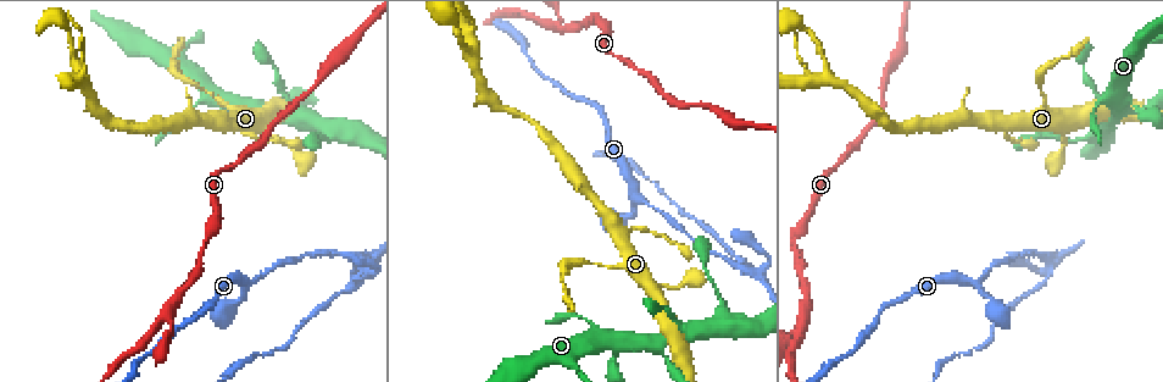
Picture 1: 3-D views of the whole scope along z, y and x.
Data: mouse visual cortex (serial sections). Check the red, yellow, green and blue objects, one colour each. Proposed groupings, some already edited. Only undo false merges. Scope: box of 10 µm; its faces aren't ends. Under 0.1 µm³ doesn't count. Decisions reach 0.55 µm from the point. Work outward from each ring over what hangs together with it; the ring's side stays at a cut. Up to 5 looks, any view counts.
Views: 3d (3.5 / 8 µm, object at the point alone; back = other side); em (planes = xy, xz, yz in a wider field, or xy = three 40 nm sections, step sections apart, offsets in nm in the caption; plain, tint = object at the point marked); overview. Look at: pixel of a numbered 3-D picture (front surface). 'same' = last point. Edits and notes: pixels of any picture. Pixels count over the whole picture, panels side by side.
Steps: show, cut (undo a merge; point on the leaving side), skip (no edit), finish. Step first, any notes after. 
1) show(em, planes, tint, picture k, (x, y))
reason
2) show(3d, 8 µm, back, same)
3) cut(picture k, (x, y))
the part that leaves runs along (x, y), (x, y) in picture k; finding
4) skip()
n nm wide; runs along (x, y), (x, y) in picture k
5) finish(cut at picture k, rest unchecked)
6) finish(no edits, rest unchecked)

show(3d, 8 µm, picture 1, (1048, 275))
side arm on a straight run

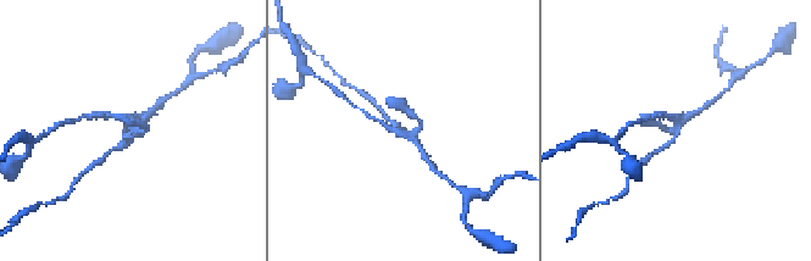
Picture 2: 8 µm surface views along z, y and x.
show(em, xy, step 5, tint, same)

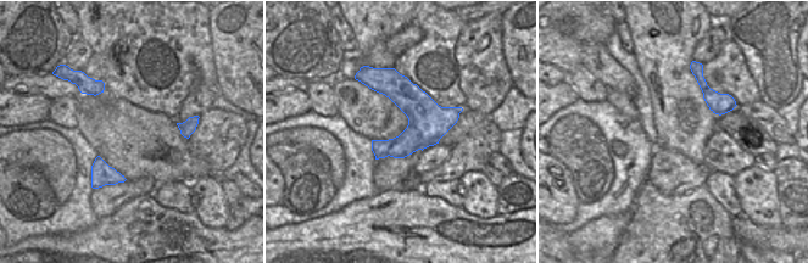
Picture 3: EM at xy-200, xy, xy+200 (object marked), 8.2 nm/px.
skip()
runs along (671, 117), (676, 137), (655, 153) in picture 2; all the same cell

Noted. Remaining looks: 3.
show(3d, 3.5 µm, picture 1, (803, 314))
side arm on a straight run

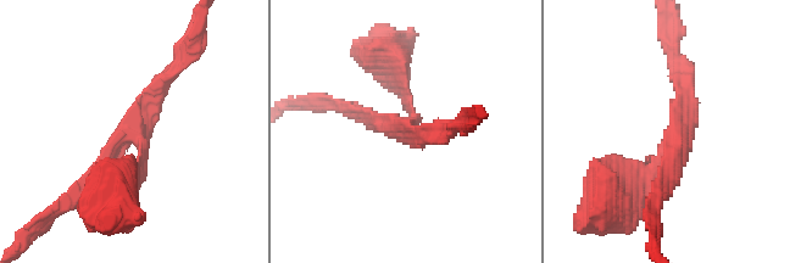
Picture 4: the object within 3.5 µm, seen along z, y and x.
skip()
3 arms; runs along (173, 68), (148, 113), (76, 195) in picture 4; continuous, no second cell

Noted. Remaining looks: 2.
finish(no edits, rest unchecked)

